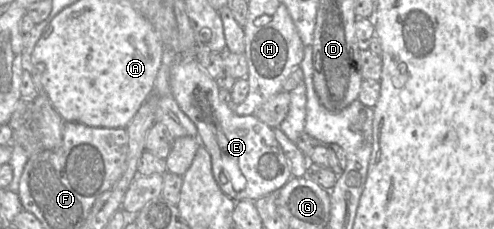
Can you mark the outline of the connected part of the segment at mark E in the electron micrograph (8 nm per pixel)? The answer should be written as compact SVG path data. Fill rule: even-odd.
M179 58L170 69L170 88L180 109L193 121L198 130L198 139L211 156L212 172L221 191L235 201L256 201L261 197L276 194L291 178L289 163L276 139L274 129L254 115L239 116L219 98L216 80L211 78L195 59Z

